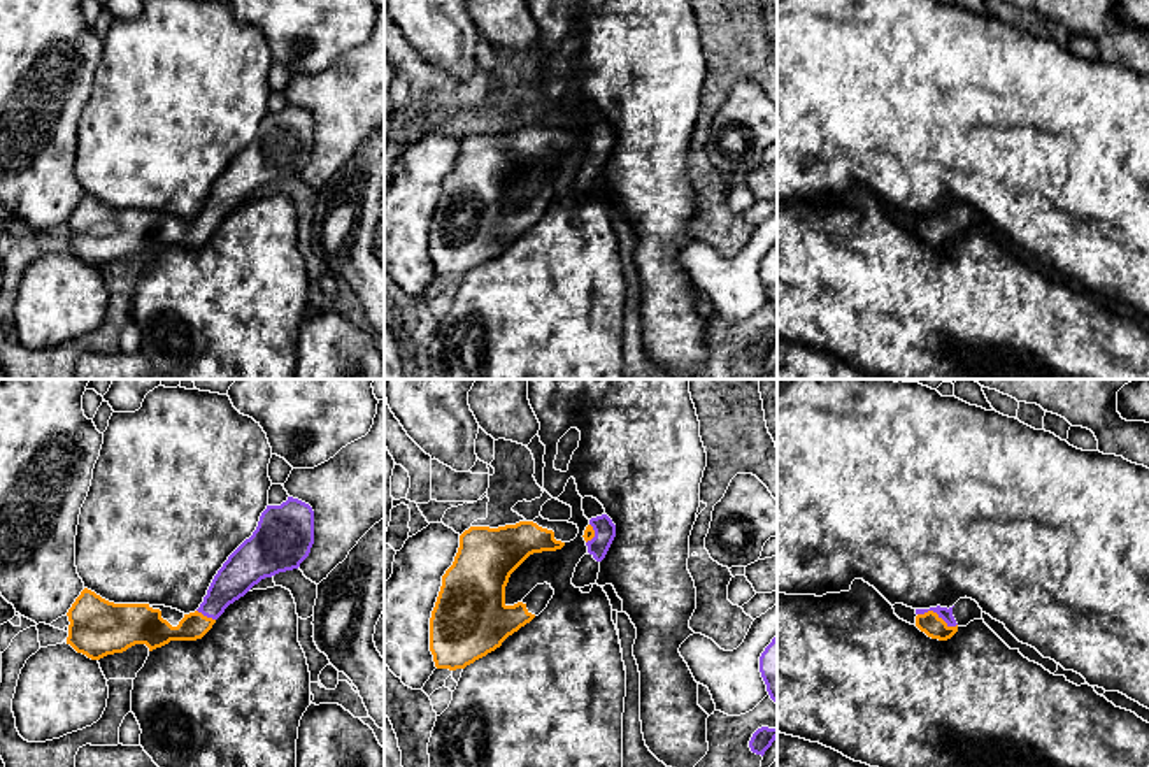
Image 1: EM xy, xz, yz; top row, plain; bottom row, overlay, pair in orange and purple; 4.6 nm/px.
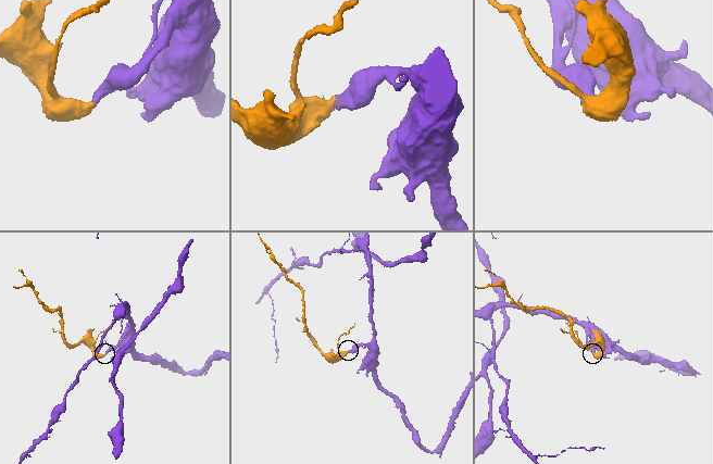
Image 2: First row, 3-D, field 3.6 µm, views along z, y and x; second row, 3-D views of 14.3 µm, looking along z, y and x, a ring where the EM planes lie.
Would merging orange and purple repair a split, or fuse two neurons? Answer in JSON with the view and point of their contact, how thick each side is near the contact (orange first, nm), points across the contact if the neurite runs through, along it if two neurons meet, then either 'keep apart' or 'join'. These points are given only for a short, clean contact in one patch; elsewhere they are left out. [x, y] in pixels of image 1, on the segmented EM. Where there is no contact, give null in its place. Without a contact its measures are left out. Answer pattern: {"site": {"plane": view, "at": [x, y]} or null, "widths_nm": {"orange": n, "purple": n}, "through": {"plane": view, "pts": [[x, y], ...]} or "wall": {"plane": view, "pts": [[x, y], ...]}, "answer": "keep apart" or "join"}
{"site": {"plane": "yz", "at": [935, 613]}, "widths_nm": {"orange": 100, "purple": 60}, "through": {"plane": "yz", "pts": [[930, 623], [935, 613], [944, 613]]}, "answer": "join"}

